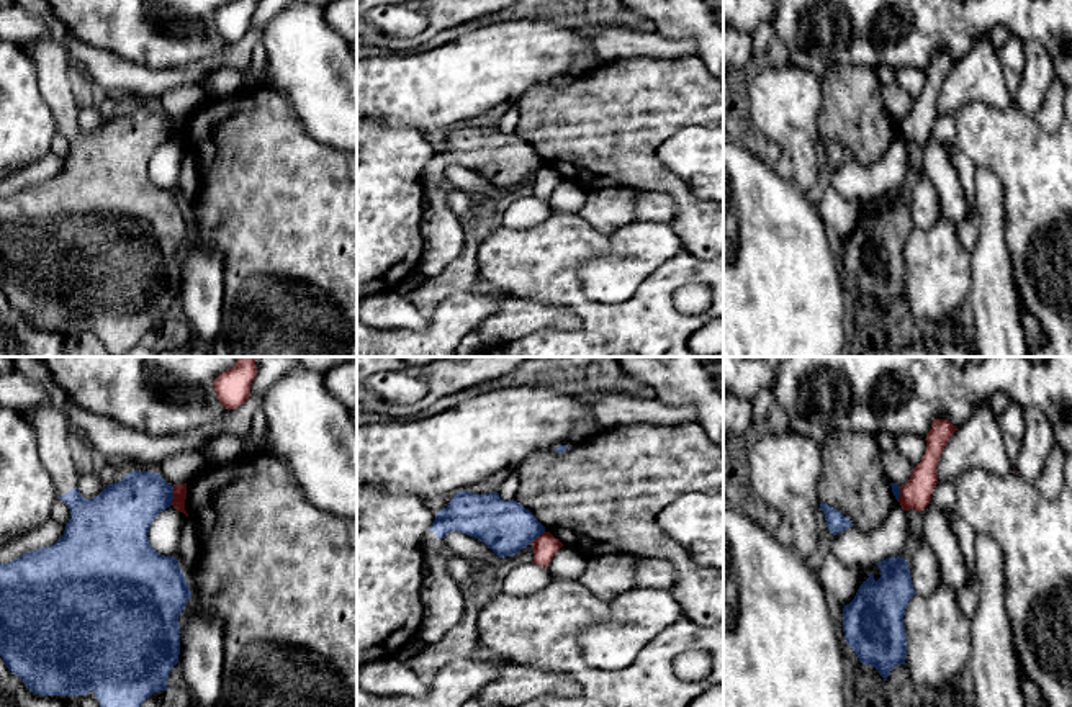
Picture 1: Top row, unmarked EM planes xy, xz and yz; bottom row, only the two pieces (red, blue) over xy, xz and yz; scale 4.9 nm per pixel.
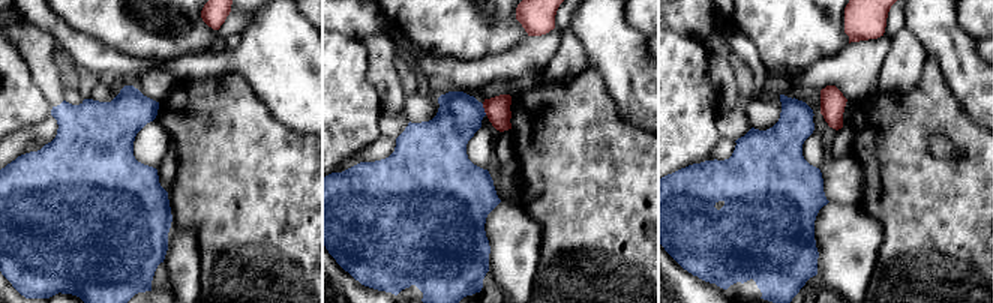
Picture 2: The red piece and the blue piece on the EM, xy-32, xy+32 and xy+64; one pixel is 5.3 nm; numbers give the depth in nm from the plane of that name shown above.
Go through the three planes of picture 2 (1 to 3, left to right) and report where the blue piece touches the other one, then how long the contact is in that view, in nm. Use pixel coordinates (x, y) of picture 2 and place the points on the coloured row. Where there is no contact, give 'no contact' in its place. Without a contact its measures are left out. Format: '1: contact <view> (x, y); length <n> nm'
1: no contact
2: contact xy+32 (485, 110); length 70 nm
3: no contact

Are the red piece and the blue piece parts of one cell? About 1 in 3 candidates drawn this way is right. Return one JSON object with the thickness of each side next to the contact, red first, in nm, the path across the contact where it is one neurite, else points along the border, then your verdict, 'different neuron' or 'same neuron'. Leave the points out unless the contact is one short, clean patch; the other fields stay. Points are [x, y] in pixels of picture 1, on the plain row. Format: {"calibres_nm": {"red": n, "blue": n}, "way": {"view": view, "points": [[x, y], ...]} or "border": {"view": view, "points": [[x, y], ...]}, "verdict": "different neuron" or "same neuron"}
{"calibres_nm": {"red": 70, "blue": 280}, "border": {"view": "xy", "points": [[174, 120], [171, 138]]}, "verdict": "different neuron"}

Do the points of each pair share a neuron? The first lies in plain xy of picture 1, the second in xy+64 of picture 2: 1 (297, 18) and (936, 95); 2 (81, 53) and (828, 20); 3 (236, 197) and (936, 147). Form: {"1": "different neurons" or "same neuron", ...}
{"1": "different neurons", "2": "different neurons", "3": "different neurons"}

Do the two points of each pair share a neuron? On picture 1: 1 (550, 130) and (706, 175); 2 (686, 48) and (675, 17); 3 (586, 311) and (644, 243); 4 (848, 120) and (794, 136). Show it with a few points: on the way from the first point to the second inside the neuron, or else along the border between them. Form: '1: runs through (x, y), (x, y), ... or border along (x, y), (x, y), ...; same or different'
1: border along (678, 130), (660, 146), (657, 157), (689, 189); different
2: border along (655, 31), (665, 36), (691, 38), (696, 53); different
3: border along (578, 267), (593, 300), (622, 303), (634, 292); different
4: border along (822, 90), (819, 135); different

